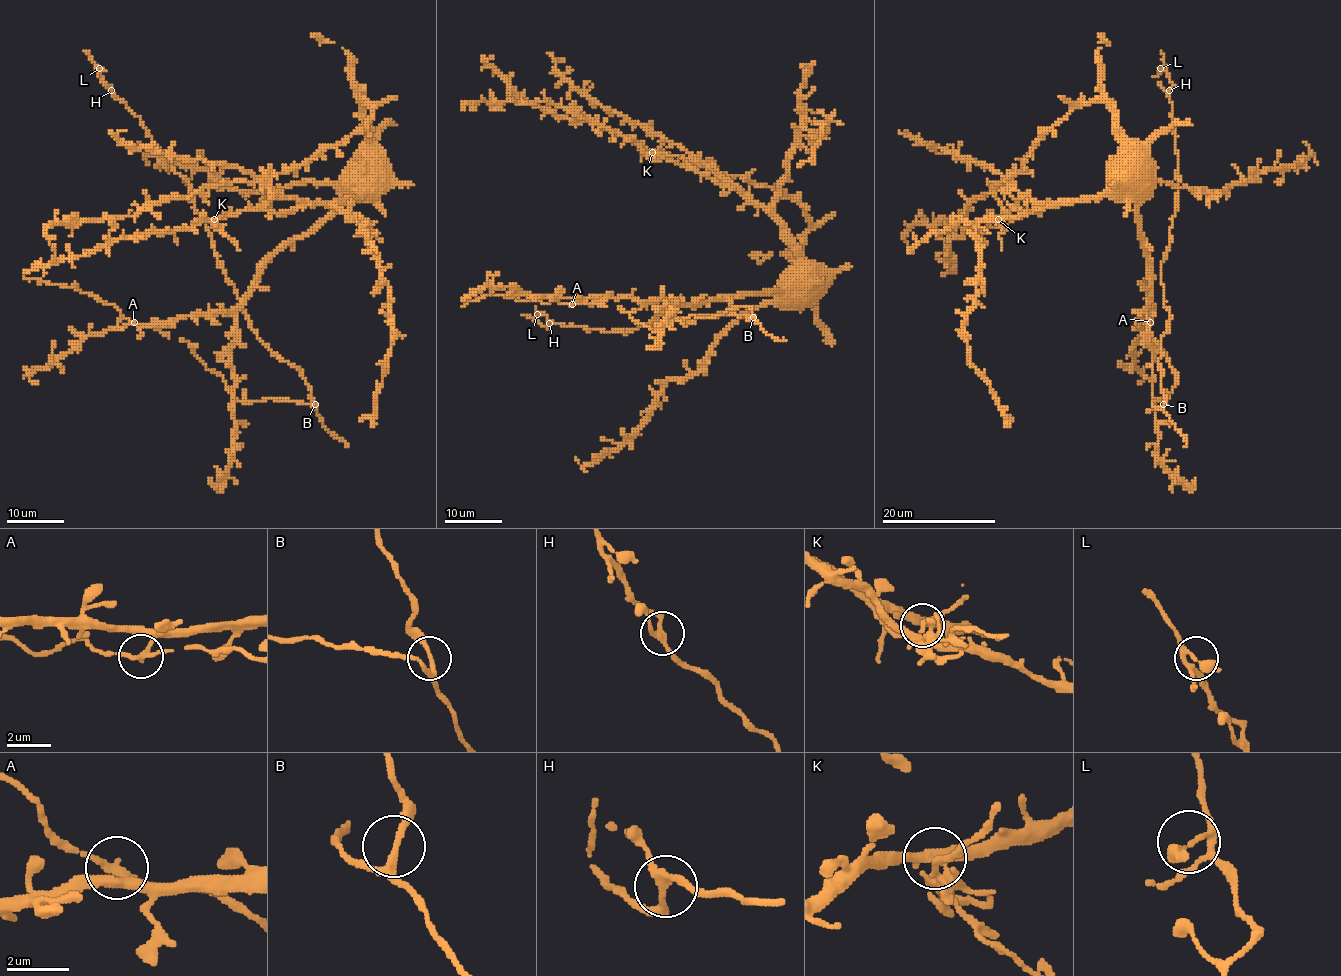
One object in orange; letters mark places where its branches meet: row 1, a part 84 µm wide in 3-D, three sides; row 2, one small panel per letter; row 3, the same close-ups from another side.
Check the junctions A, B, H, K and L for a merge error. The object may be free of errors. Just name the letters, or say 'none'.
none

